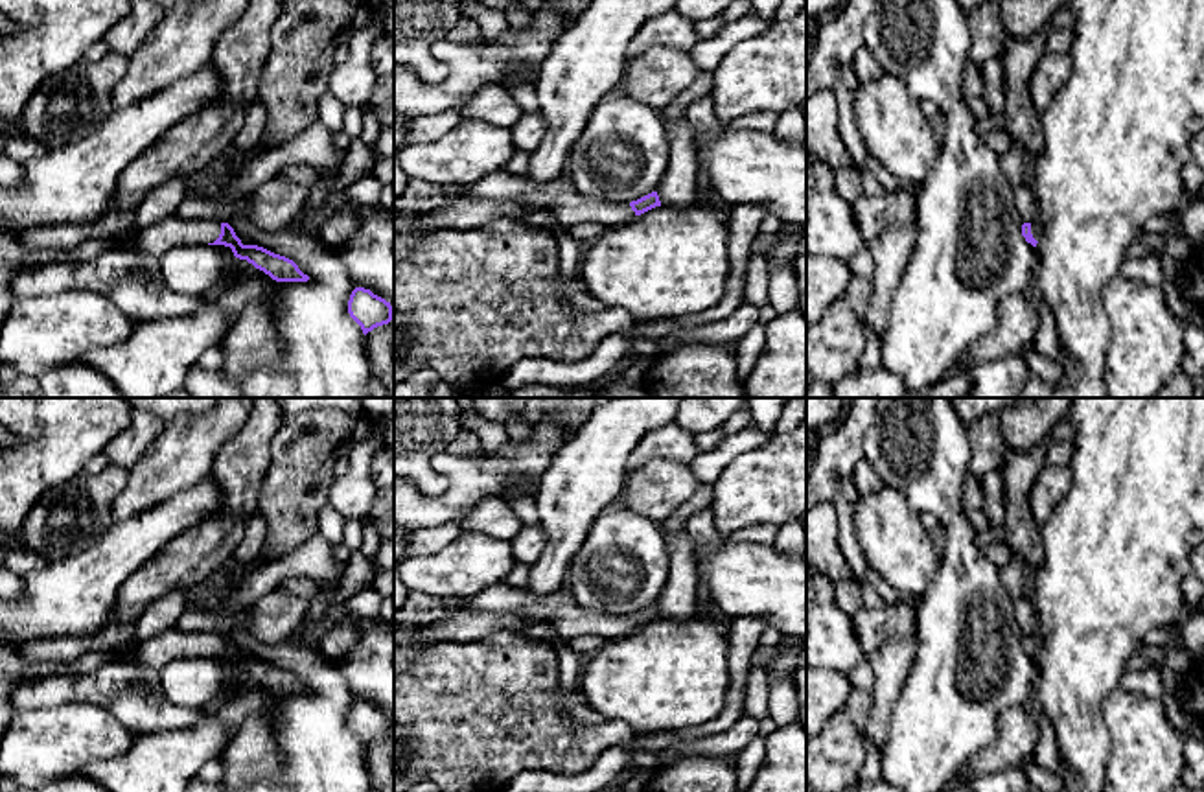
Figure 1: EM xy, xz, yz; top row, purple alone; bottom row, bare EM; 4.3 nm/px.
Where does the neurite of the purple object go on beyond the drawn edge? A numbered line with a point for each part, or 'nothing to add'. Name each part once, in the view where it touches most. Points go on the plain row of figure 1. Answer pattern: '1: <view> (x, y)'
1: xy (157, 652)

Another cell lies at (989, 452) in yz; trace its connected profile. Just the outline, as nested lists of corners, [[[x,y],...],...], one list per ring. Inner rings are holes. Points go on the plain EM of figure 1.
[[[987,413],[968,425],[972,448],[968,473],[983,479],[987,473],[1000,470],[1007,459],[1007,446],[1001,433],[998,413]]]

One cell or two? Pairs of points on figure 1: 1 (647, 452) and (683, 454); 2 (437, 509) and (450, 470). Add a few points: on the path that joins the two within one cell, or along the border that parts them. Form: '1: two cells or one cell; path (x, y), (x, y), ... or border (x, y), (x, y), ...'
1: one cell; path (656, 450), (674, 450)
2: one cell; path (446, 500), (451, 494), (451, 479)

